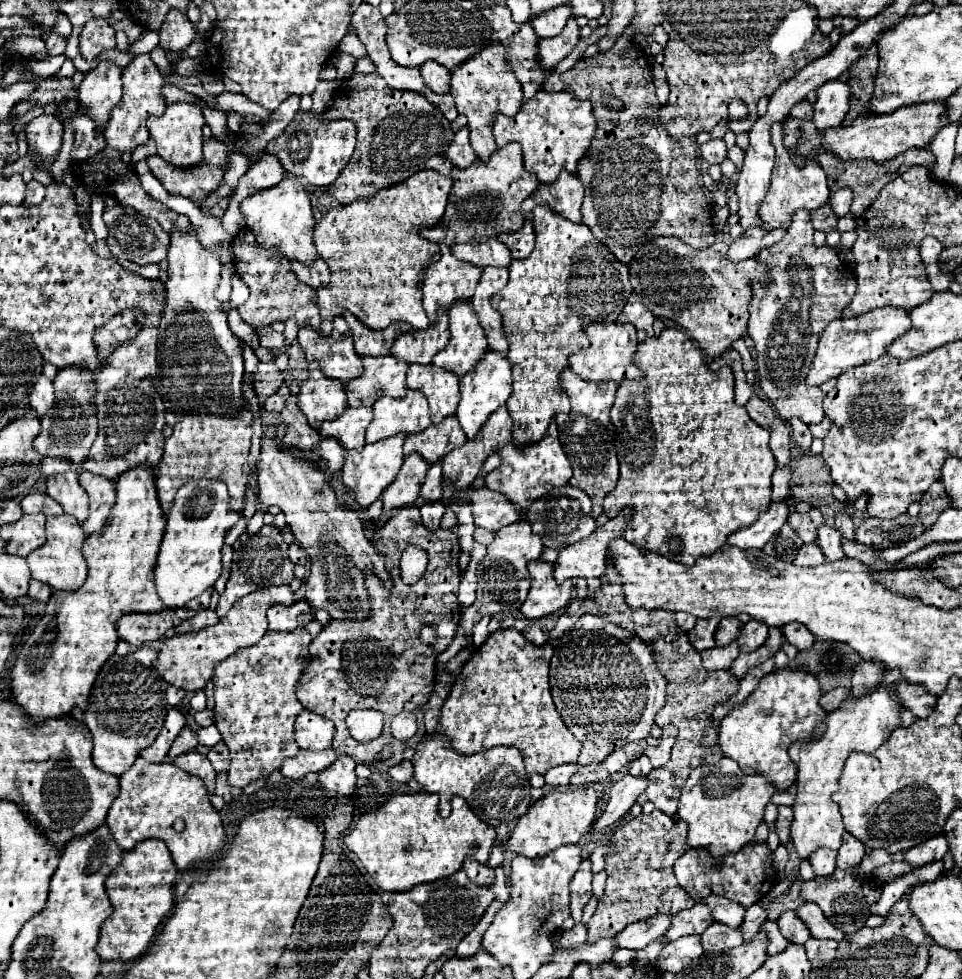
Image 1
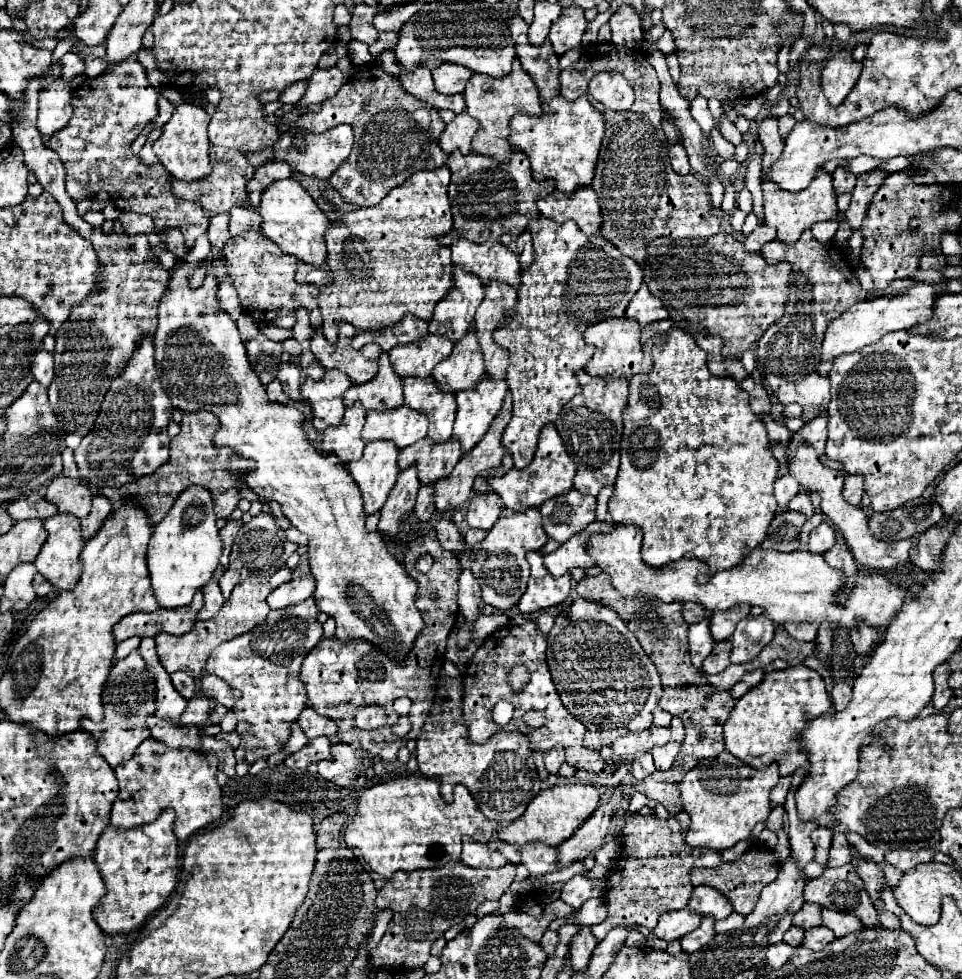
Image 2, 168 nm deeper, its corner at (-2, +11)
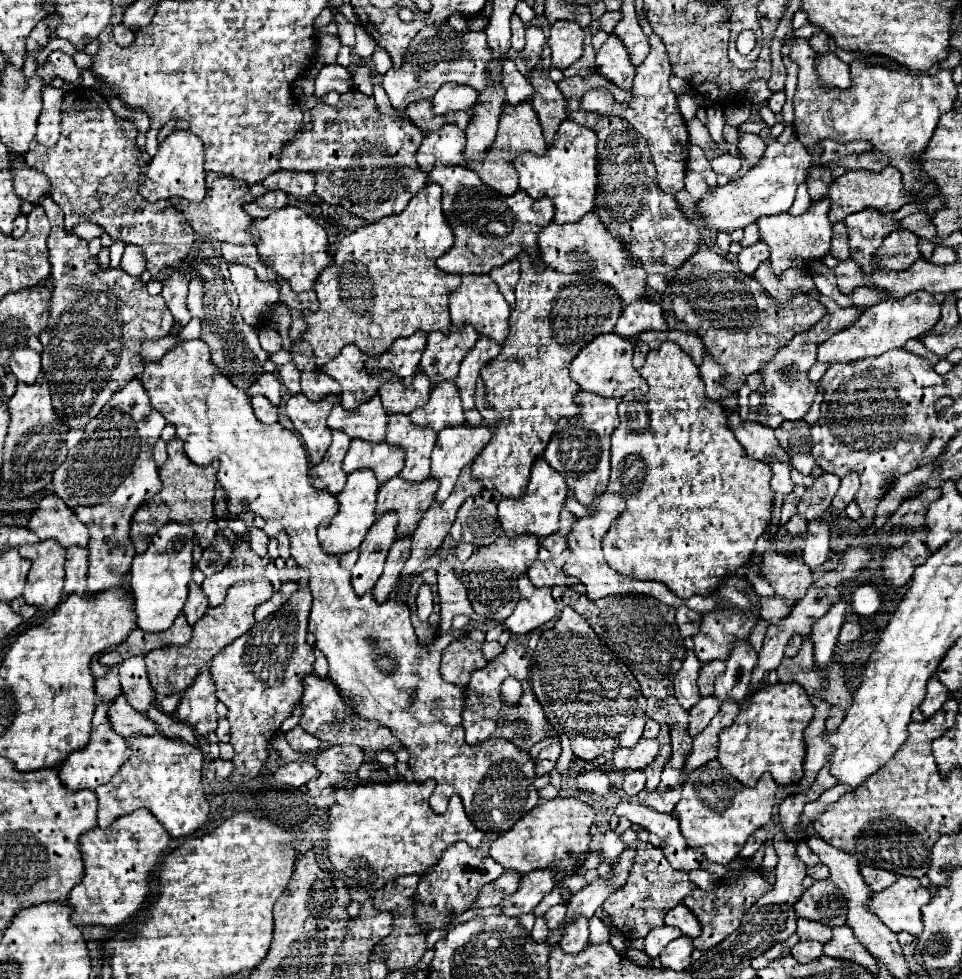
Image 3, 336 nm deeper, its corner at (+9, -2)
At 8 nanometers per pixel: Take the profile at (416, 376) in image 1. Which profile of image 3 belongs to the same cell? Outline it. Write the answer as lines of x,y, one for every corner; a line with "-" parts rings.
405,414
389,416
387,438
393,446
403,446
407,450
405,468
401,470
401,478
409,482
421,482
429,478
429,464
431,464
431,450
437,440
433,428
421,428
409,420

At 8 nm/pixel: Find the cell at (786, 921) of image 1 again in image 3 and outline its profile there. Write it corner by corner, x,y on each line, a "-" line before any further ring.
797,918
797,936
801,940
815,940
815,942
825,944
825,940
829,940
829,936
831,936
831,928
821,922

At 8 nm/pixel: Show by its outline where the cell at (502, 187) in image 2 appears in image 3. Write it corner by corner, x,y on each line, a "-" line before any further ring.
435,164
435,168
429,172
429,180
435,180
443,188
443,214
455,234
453,248
435,260
437,268
445,272
455,272
455,274
481,274
517,258
517,254
521,252
537,254
537,234
543,226
547,226
553,220
553,212
555,212
553,202
549,198
541,198
539,202
539,200
529,198
521,190
517,190
511,196
501,196
499,192
483,184
477,172
463,168
463,166

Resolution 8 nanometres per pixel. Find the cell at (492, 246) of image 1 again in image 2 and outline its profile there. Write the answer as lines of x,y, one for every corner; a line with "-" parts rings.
460,239
460,243
452,243
452,263
466,273
474,273
482,285
488,285
492,279
500,283
508,283
510,287
520,287
520,265
516,263
516,255
508,251
502,243
468,243
468,239

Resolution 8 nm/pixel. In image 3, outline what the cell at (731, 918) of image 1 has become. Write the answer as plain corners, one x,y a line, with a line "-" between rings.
677,904
677,908
669,910
665,916
667,926
677,926
685,936
697,938
701,934
701,924
697,924
697,916
685,908
685,904

